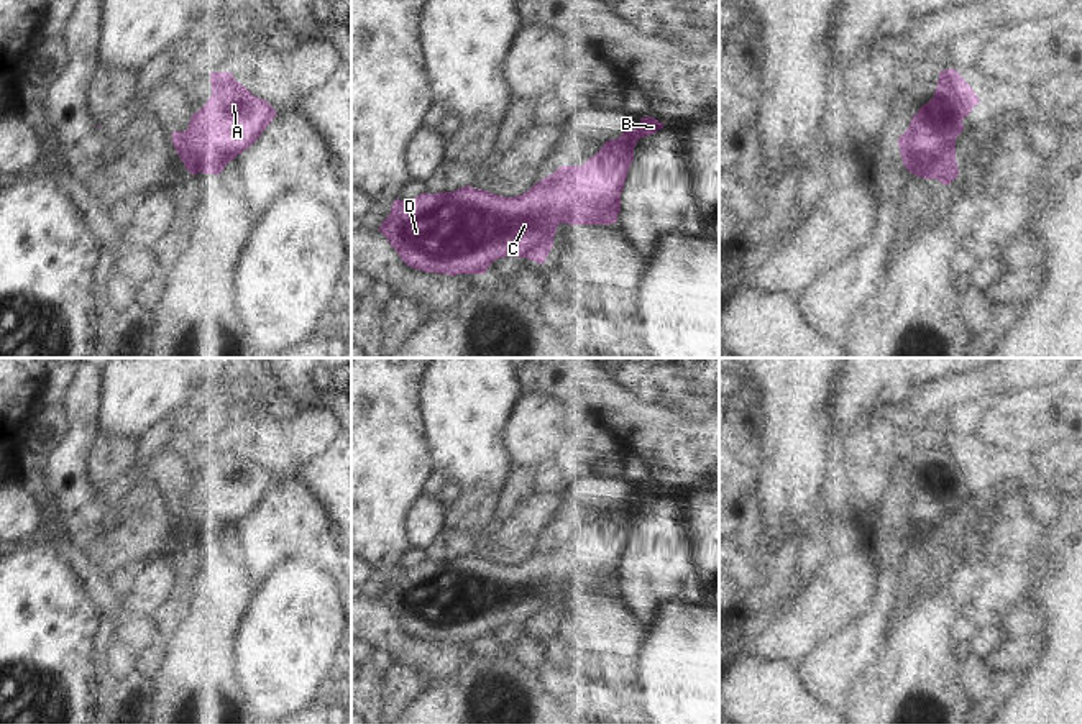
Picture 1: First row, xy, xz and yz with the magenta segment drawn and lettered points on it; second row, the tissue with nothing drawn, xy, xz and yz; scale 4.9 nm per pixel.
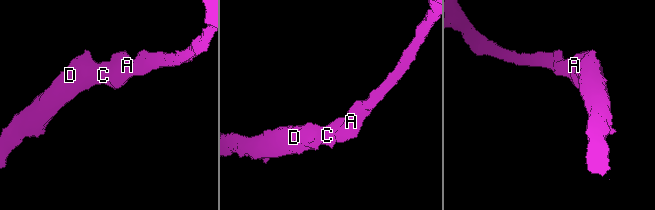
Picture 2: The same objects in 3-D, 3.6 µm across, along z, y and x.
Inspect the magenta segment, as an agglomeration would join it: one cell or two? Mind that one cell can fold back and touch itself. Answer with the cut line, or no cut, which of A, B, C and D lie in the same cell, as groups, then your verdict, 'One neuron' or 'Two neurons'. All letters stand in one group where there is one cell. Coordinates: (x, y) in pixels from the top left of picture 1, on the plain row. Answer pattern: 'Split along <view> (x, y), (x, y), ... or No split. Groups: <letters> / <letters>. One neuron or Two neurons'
No split. Groups: A B C D. One neuron.

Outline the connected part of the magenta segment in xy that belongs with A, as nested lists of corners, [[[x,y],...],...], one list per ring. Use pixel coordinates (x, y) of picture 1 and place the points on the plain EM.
[[[232,440],[210,442],[212,463],[190,484],[186,499],[172,499],[172,512],[186,537],[218,543],[268,496],[276,478],[235,448]]]

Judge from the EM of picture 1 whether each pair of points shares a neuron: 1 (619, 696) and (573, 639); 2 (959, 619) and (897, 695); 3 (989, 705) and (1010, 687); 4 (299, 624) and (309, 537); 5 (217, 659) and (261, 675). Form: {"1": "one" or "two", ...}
{"1": "one", "2": "one", "3": "one", "4": "two", "5": "two"}

